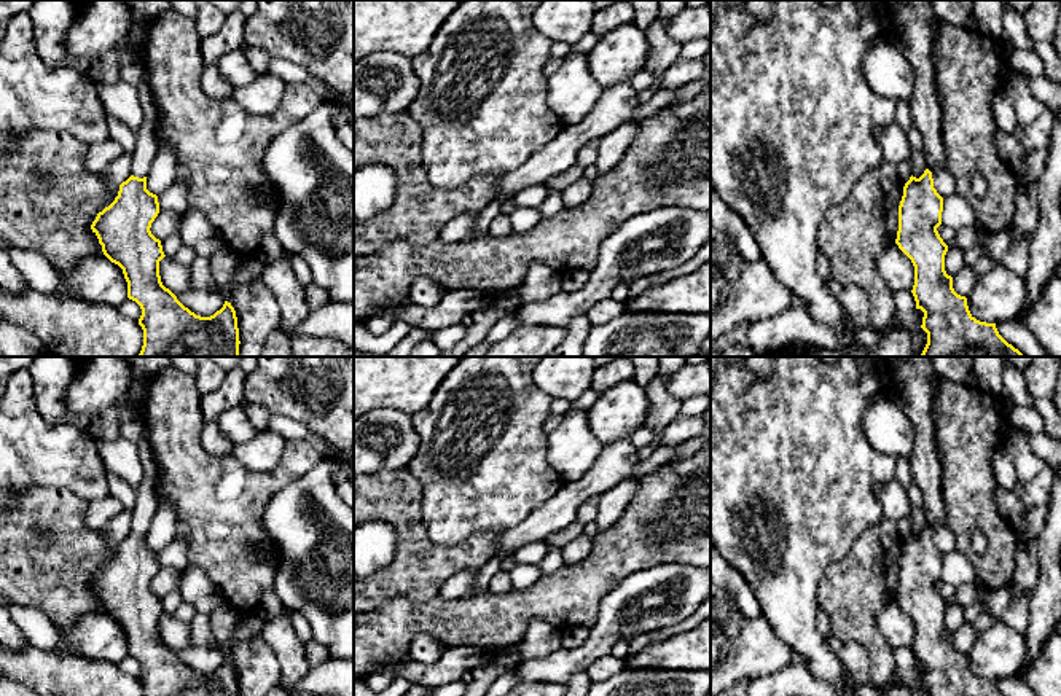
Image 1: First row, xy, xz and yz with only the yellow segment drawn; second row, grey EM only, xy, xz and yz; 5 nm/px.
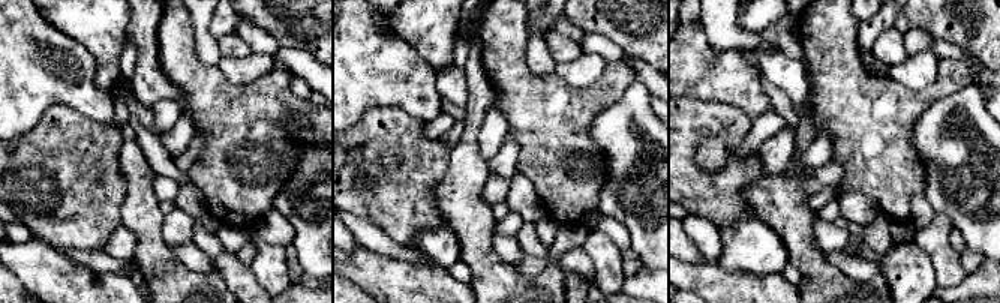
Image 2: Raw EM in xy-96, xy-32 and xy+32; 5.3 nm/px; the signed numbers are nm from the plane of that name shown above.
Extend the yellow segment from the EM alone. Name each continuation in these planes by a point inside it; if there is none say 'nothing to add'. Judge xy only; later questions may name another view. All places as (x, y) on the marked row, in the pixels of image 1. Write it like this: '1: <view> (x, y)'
1: xy (147, 145)

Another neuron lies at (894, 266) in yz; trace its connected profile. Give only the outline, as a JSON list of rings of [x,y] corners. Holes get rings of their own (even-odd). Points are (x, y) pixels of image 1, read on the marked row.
[[[897,244],[876,255],[876,269],[892,291],[913,290],[914,266]]]

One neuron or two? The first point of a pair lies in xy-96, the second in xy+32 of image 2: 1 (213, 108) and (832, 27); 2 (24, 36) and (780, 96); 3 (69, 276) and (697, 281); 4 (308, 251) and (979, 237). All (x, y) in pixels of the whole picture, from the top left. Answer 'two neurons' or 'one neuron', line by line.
1: one neuron
2: two neurons
3: one neuron
4: one neuron

